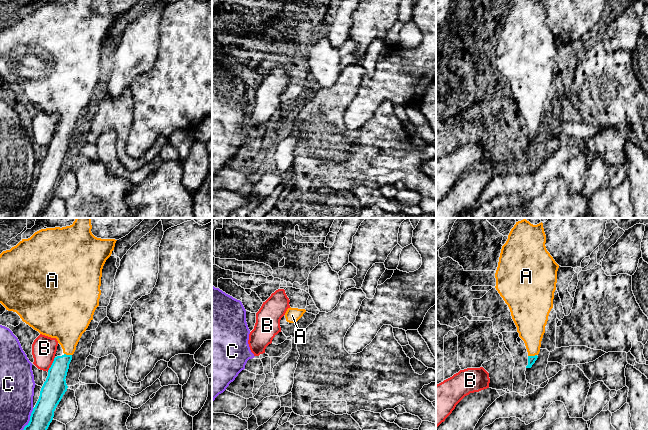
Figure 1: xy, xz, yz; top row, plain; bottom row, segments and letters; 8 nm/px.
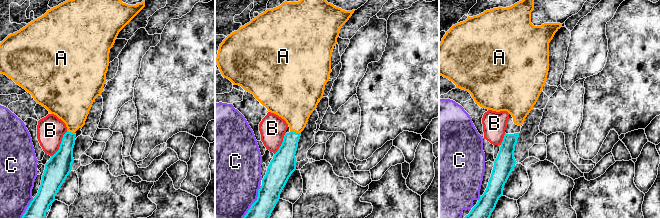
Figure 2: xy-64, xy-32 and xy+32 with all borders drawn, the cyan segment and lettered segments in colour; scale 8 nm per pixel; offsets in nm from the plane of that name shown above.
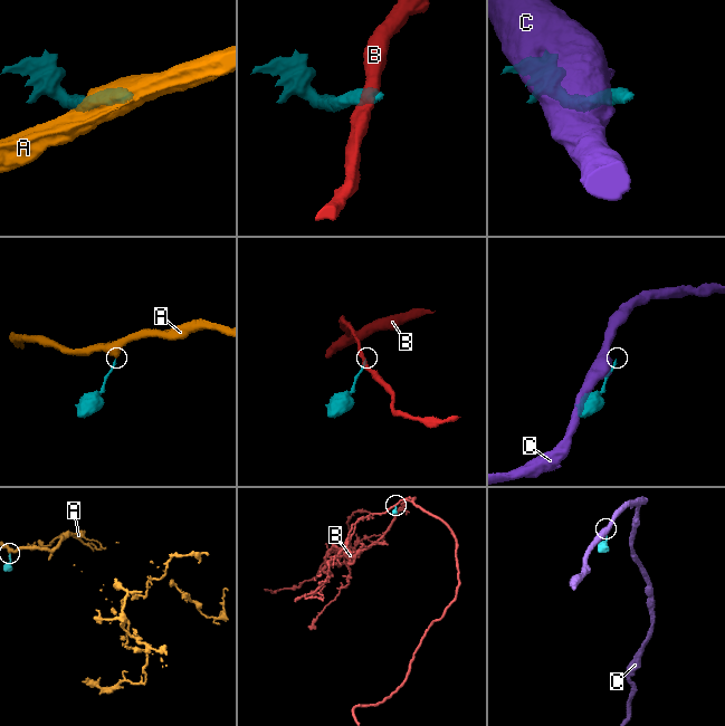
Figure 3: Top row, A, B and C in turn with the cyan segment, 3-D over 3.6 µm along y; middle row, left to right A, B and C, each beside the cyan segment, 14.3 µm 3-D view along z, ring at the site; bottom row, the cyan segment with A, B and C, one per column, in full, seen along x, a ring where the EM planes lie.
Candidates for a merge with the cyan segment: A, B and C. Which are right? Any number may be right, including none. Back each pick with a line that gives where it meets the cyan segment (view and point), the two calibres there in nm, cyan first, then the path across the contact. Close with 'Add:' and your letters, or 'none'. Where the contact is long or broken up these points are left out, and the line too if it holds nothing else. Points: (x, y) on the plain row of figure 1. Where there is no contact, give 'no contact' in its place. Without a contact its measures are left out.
A: meets cyan in yz at (532, 132); 60 nm thick on the cyan side, 220 nm on the other; runs through yz (531, 135), (532, 132), (530, 101)
Add: A

